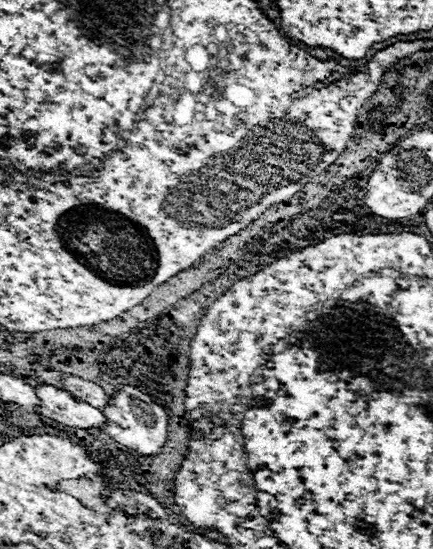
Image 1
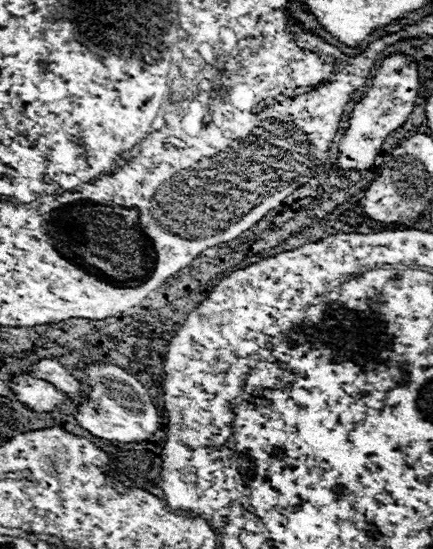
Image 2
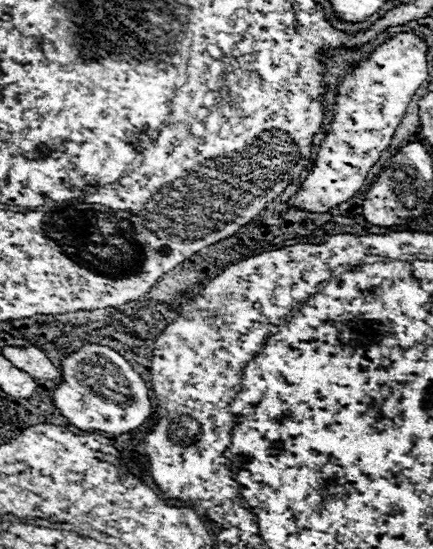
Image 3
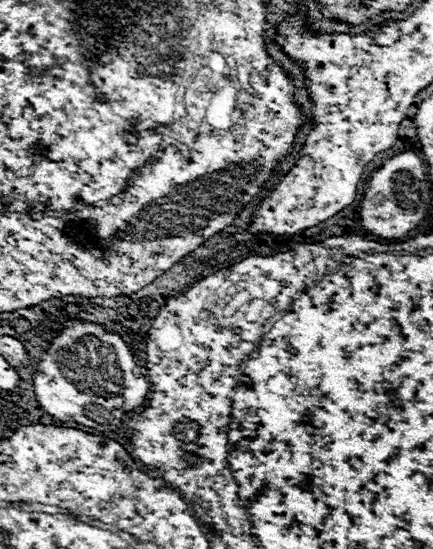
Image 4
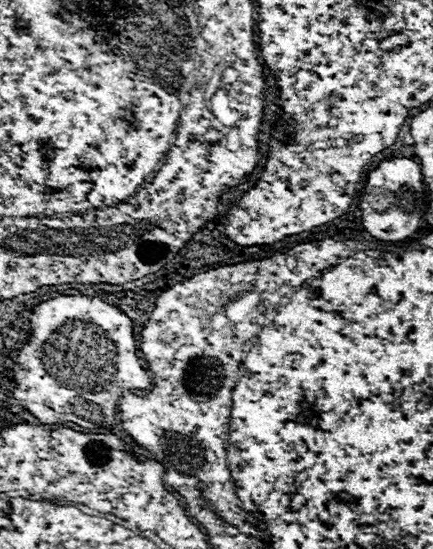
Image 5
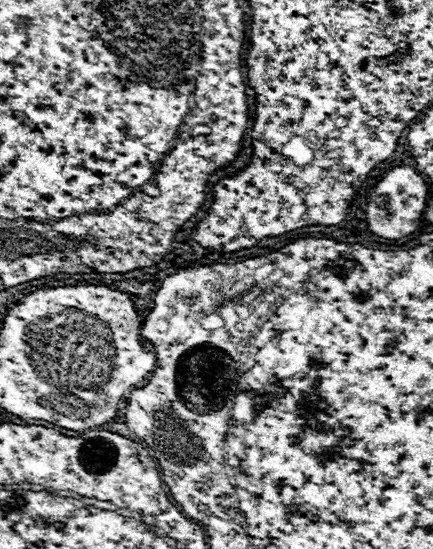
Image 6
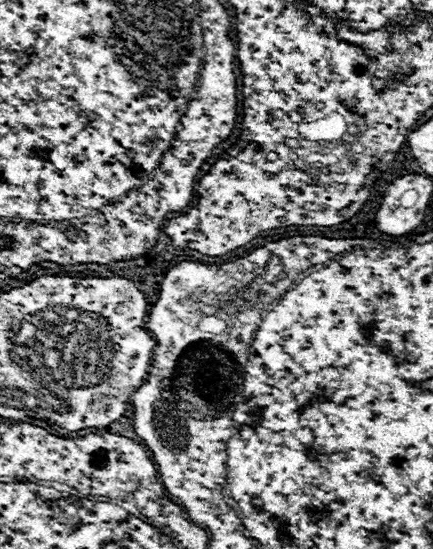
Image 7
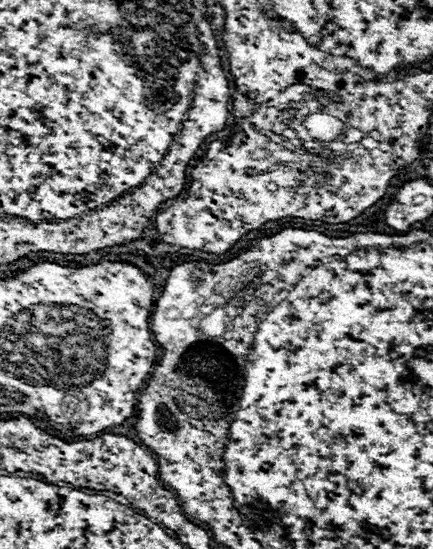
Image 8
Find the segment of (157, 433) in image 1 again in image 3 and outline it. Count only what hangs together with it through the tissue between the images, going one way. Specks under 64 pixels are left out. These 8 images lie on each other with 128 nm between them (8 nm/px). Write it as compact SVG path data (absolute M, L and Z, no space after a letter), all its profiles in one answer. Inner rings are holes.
M84 344L78 352L62 360L62 372L64 380L60 380L52 392L52 400L62 416L76 428L120 436L150 420L150 390L140 374L116 350L100 344Z

